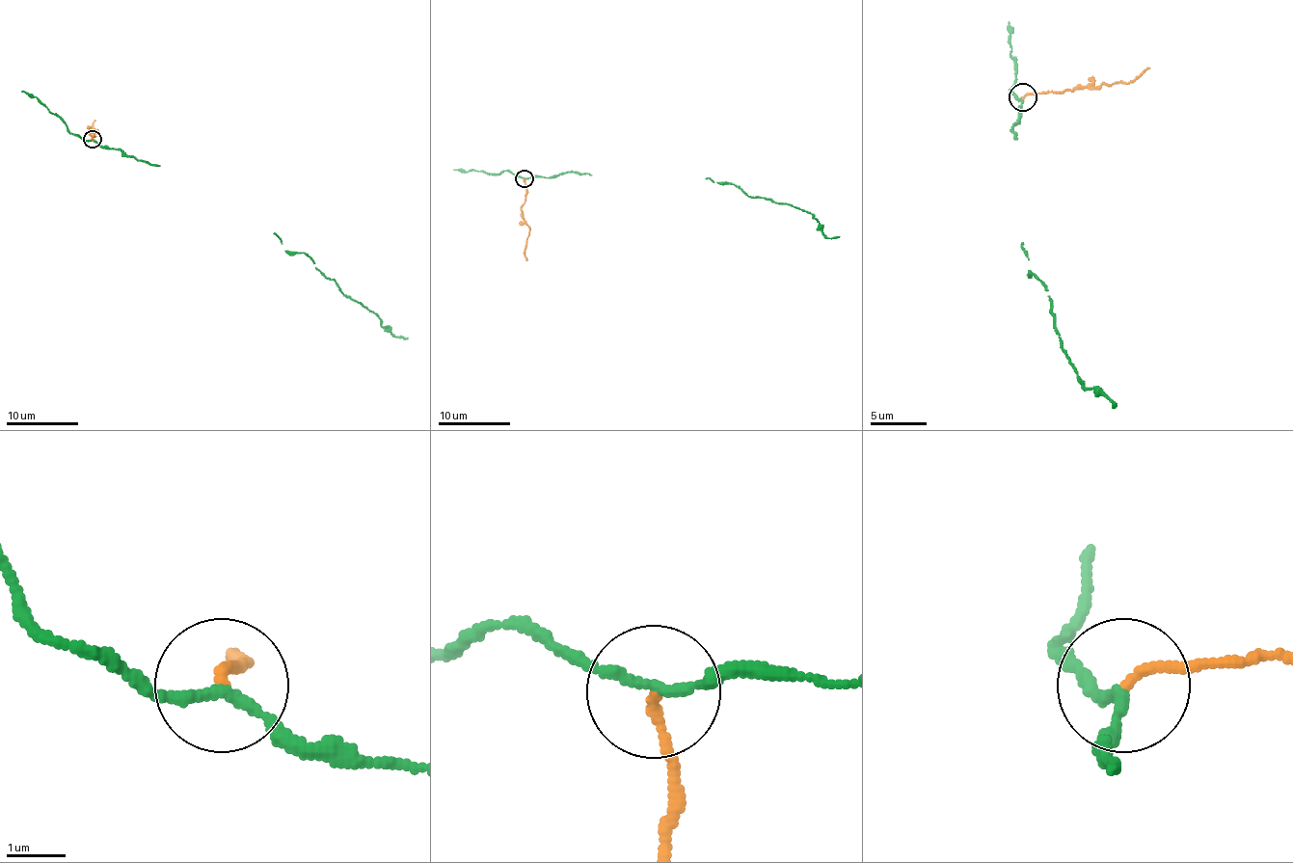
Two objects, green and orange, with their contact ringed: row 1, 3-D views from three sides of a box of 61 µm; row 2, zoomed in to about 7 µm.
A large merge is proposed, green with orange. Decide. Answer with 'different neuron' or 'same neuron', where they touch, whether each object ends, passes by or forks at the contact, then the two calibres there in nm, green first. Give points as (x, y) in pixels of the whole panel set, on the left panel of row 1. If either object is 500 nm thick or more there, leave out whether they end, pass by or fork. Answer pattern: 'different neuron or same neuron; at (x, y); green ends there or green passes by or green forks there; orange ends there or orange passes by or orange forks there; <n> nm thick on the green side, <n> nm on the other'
different neuron; at (92, 139); green passes by; orange ends there; 170 nm thick on the green side, 160 nm on the other

